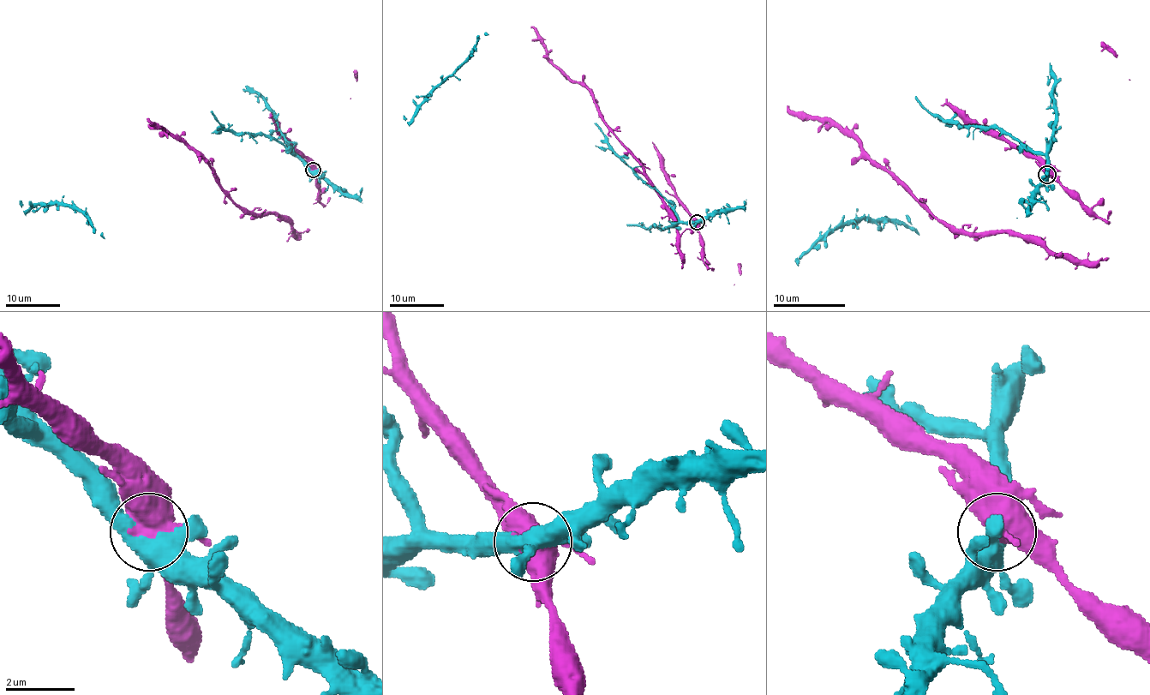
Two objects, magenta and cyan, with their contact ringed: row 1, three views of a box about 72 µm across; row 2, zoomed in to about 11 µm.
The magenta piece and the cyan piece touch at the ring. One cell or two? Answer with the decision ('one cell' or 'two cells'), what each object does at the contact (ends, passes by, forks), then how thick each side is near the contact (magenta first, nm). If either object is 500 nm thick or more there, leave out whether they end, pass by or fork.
two cells | 650/420 nm

